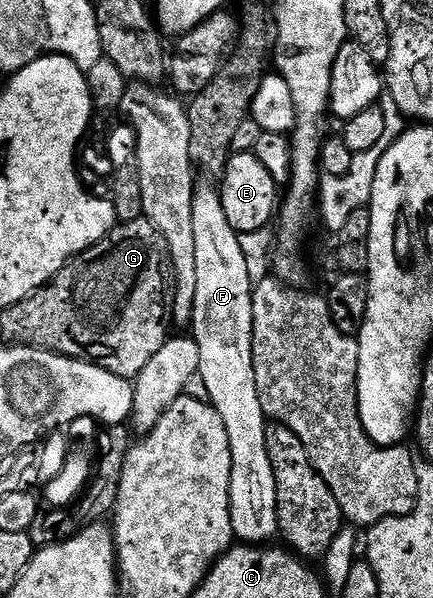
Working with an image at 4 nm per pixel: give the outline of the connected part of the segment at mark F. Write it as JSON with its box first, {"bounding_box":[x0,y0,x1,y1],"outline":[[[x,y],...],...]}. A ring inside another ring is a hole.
{"bounding_box":[192,177,279,544],"outline":[[[199,177],[194,183],[192,200],[192,225],[196,235],[196,304],[192,337],[200,348],[198,378],[208,388],[209,403],[224,420],[224,432],[228,432],[228,448],[232,448],[232,476],[230,477],[230,515],[232,532],[242,544],[270,544],[279,537],[278,505],[276,504],[276,472],[272,472],[272,460],[268,460],[266,431],[268,419],[260,408],[260,392],[256,392],[256,368],[252,356],[252,296],[255,286],[249,280],[248,263],[240,248],[239,234],[228,224],[224,216],[222,191],[217,181]]]}

